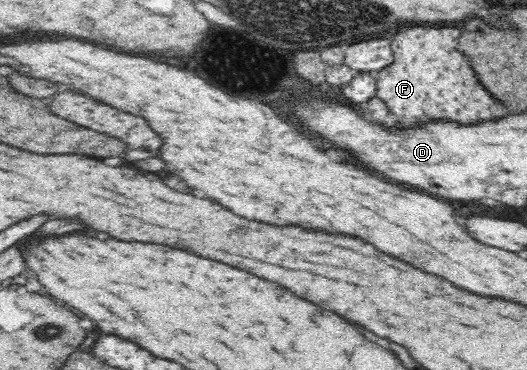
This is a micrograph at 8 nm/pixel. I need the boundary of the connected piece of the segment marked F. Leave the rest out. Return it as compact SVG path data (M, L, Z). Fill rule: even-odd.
M400 27L392 37L396 59L374 75L377 95L396 113L402 127L430 119L476 123L508 115L508 109L480 85L468 57L456 49L458 37L456 27Z

